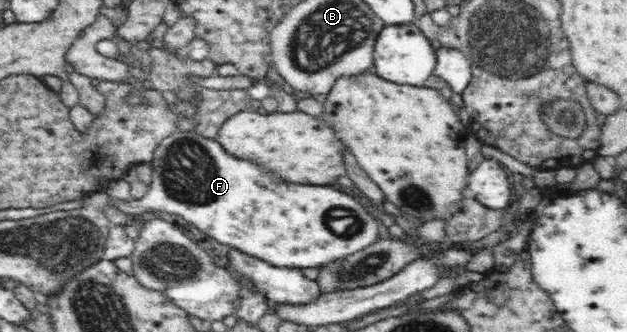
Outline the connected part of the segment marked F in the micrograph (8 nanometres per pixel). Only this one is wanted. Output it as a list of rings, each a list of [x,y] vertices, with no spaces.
[[[177,129],[175,133],[169,134],[159,146],[155,147],[155,151],[152,155],[151,164],[151,181],[148,184],[147,191],[140,199],[122,200],[116,206],[129,217],[134,214],[142,214],[147,211],[163,211],[163,213],[169,213],[177,217],[177,221],[185,221],[193,227],[197,227],[199,231],[211,235],[211,239],[223,243],[223,245],[229,245],[229,247],[235,247],[235,249],[241,250],[246,254],[258,257],[277,268],[294,268],[303,269],[304,267],[317,268],[321,265],[327,265],[327,263],[333,263],[333,261],[339,261],[339,259],[345,259],[349,255],[353,255],[363,249],[369,243],[379,239],[379,218],[376,215],[371,214],[365,210],[365,207],[361,206],[352,196],[345,194],[337,189],[333,189],[333,186],[322,185],[299,185],[299,183],[273,183],[273,179],[269,179],[269,175],[261,175],[261,171],[257,171],[257,167],[249,167],[249,163],[237,163],[237,159],[229,159],[229,155],[225,155],[225,151],[221,151],[221,147],[217,147],[217,139],[211,139],[201,135],[197,130],[184,131]]]

